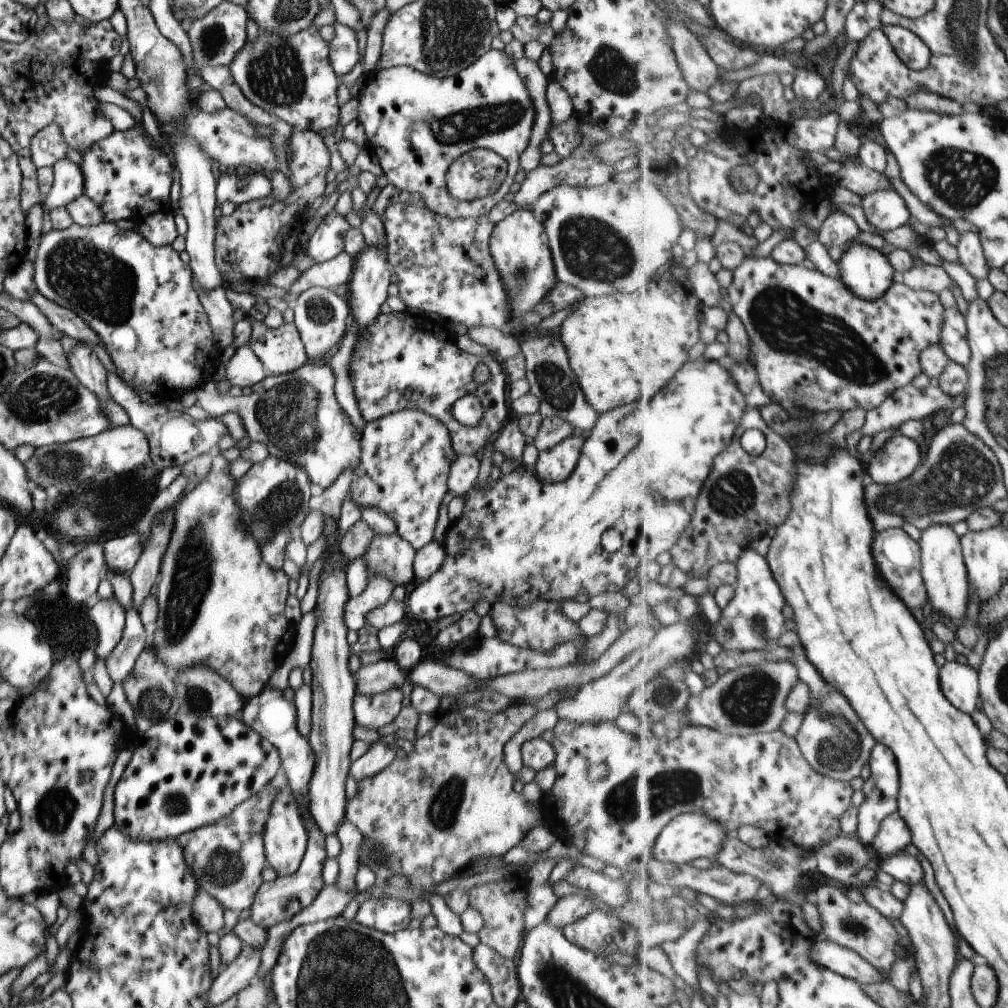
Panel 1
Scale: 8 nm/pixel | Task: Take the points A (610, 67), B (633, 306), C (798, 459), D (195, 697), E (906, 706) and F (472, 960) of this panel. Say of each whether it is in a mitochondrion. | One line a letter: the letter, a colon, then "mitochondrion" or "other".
A: mitochondrion
B: other
C: other
D: mitochondrion
E: other
F: other

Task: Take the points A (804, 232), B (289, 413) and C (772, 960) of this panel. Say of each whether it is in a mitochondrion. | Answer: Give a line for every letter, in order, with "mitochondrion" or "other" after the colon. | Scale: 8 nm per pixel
A: other
B: mitochondrion
C: other

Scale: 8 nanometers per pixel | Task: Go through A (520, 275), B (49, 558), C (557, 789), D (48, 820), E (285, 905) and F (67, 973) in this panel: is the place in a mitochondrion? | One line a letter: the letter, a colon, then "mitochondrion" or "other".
A: mitochondrion
B: other
C: other
D: mitochondrion
E: mitochondrion
F: other

